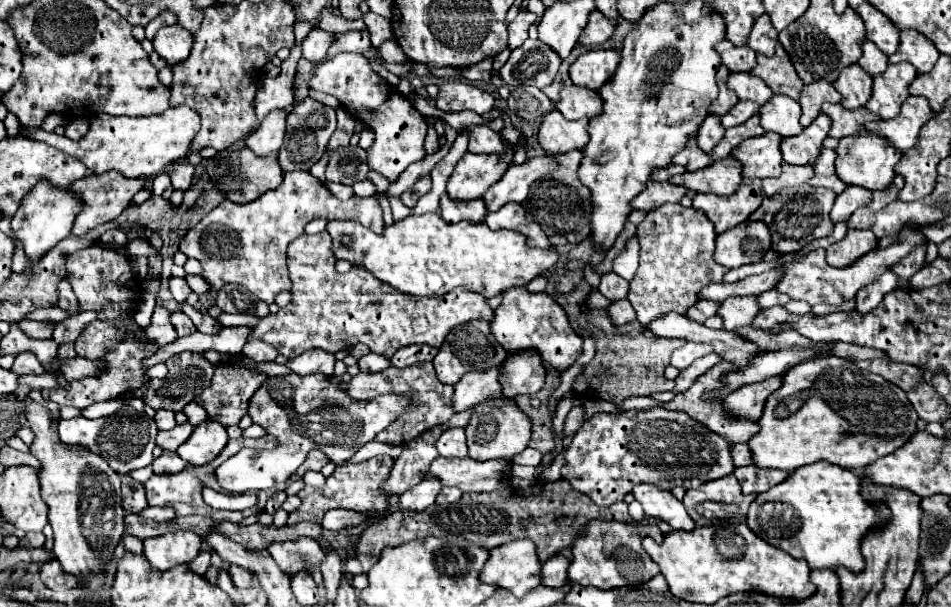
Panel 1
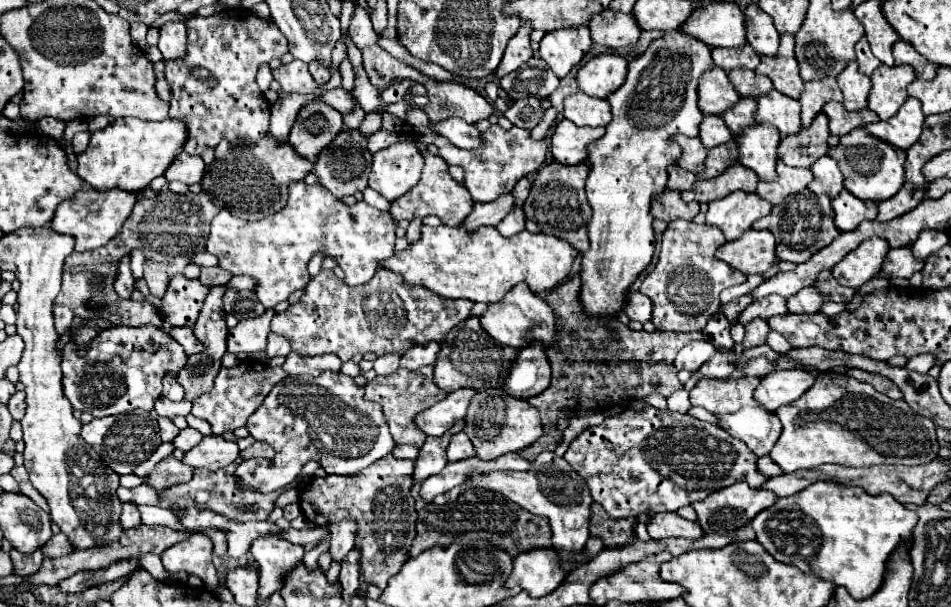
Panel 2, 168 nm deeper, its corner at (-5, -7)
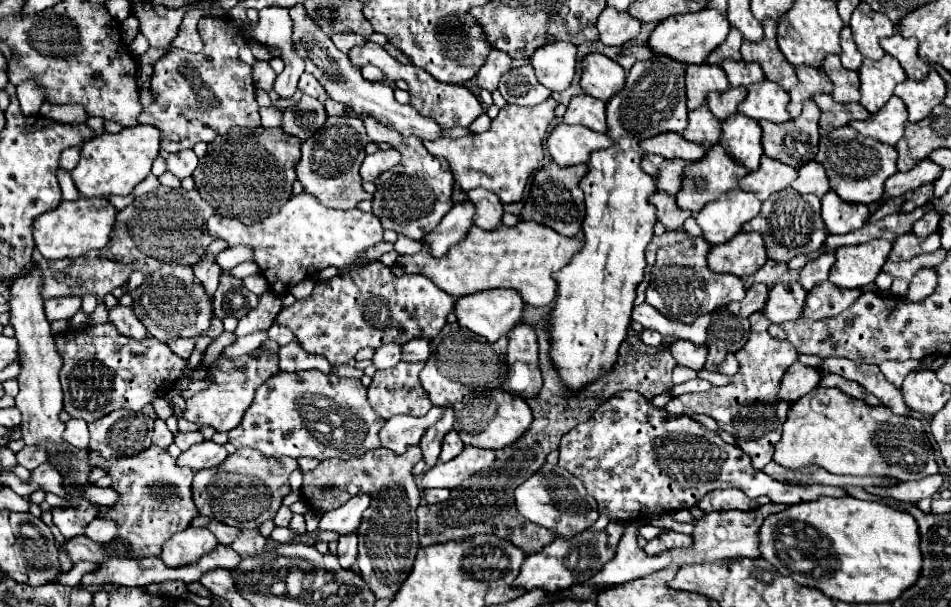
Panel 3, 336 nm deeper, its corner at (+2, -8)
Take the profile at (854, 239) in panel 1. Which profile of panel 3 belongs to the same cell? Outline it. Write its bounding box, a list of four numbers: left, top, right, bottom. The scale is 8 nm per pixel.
[830,239,892,287]

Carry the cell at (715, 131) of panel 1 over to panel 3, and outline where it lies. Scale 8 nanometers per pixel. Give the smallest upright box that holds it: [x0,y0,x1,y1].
[680,103,720,149]

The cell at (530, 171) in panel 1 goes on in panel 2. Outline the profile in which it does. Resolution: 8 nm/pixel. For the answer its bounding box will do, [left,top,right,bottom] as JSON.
[463,194,515,230]

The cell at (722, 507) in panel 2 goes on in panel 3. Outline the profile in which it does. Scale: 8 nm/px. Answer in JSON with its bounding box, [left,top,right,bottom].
[698,489,766,513]

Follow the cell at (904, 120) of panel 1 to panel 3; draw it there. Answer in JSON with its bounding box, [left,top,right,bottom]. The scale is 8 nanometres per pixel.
[848,95,908,145]

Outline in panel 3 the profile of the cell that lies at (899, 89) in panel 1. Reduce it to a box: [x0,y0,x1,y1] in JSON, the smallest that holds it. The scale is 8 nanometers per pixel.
[858,55,906,113]

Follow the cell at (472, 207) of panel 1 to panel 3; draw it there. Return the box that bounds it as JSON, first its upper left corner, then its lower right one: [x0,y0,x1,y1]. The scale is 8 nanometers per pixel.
[372,133,454,239]

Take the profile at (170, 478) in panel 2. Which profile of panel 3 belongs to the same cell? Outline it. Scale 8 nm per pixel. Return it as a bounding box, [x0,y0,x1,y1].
[88,445,198,557]

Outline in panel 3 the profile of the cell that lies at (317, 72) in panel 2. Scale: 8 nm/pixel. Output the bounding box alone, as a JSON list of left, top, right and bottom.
[298,73,322,97]

